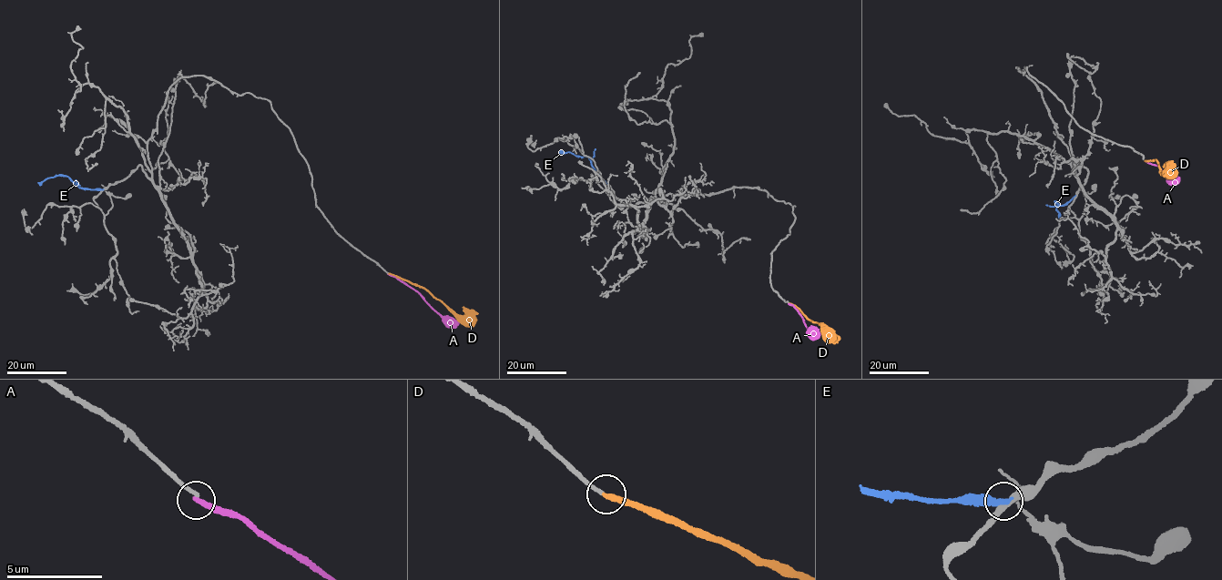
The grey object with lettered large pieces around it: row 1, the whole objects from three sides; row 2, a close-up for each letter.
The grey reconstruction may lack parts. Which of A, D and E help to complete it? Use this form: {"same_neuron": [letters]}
{"same_neuron": ["A"]}

